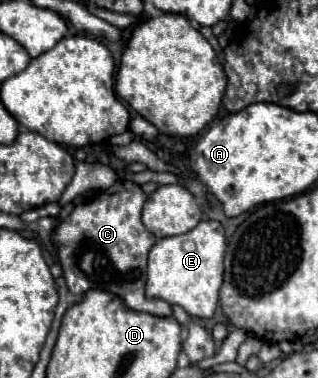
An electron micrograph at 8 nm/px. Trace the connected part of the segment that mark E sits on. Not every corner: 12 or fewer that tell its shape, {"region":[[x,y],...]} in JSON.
{"region":[[223,226],[157,240],[145,296],[211,318],[223,283]]}

